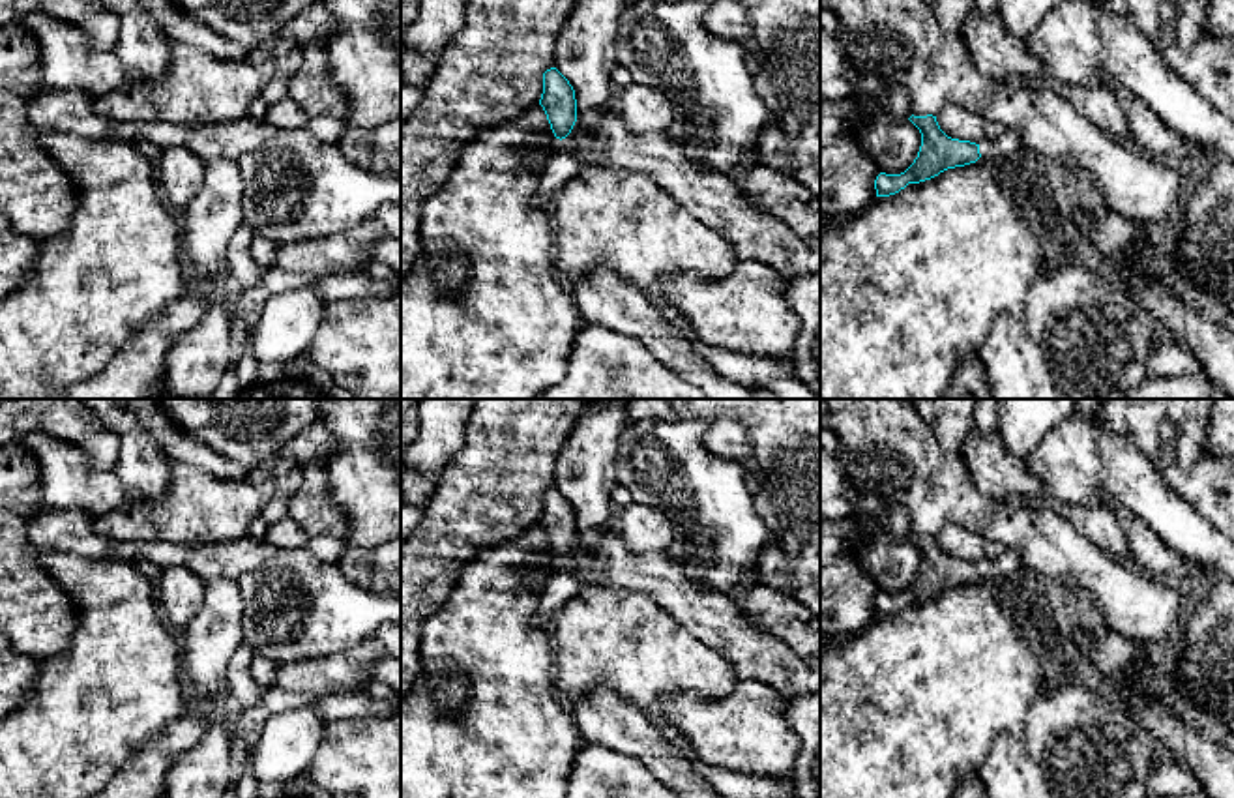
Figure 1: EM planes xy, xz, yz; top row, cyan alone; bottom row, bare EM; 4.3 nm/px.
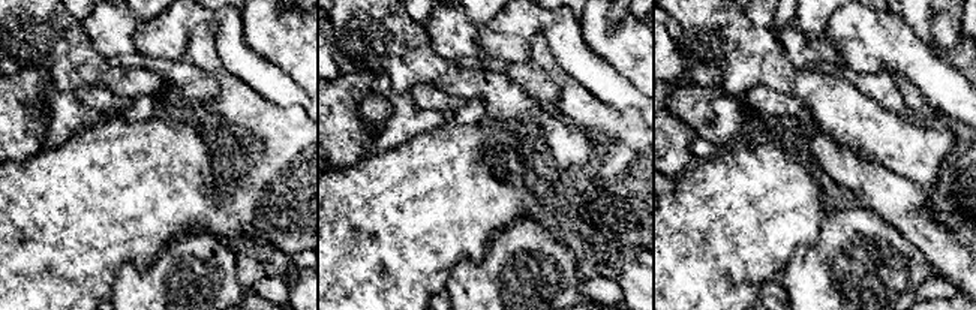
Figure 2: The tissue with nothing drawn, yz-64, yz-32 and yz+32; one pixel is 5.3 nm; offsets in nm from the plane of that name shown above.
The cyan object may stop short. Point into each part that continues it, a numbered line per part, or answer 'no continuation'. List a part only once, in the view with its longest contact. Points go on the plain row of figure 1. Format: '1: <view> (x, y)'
1: yz (1010, 564)

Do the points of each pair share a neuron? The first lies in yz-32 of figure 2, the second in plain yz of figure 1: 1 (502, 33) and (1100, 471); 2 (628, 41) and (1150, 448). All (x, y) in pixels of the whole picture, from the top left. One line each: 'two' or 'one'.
1: one
2: two

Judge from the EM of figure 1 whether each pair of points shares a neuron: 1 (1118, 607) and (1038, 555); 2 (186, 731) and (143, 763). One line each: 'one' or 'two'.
1: one
2: one

